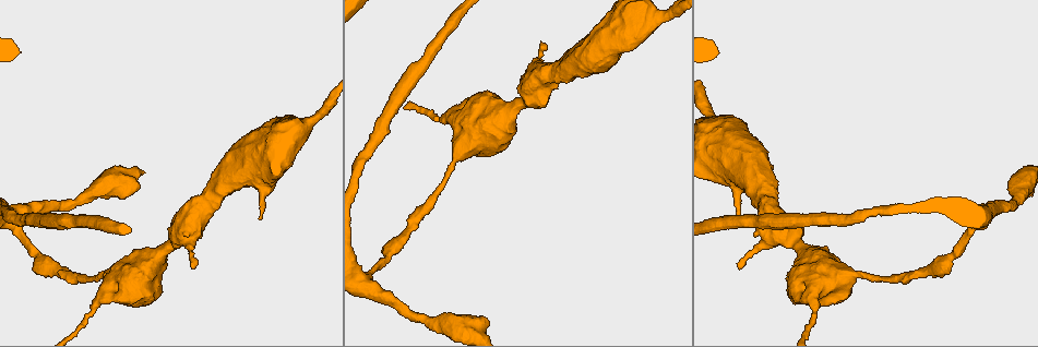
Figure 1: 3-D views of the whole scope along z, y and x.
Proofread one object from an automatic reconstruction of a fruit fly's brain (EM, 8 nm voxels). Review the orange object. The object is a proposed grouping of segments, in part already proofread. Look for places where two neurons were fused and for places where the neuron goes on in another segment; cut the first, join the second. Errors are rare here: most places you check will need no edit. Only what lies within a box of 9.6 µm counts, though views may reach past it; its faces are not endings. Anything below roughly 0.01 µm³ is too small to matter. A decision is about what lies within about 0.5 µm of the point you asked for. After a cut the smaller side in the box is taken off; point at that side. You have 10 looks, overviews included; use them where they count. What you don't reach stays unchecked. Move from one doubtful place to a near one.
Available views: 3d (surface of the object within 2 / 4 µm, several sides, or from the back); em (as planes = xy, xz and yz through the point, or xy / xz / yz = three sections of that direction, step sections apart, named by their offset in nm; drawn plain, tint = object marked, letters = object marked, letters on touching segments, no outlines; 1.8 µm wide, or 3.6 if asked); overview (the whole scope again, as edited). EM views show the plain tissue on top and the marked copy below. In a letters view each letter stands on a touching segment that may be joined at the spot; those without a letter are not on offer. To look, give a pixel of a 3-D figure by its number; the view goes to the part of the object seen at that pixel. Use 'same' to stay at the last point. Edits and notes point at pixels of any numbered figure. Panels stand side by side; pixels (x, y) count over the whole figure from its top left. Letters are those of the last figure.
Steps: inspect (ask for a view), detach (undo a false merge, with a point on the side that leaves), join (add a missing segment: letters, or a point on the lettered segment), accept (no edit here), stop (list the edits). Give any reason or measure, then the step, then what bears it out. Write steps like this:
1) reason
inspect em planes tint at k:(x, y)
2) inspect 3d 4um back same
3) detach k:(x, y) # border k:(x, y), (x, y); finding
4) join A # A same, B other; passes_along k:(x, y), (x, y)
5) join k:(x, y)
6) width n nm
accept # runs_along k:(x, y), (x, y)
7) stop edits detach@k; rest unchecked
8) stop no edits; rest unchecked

inspect 3d 2um at 1:(192, 269)

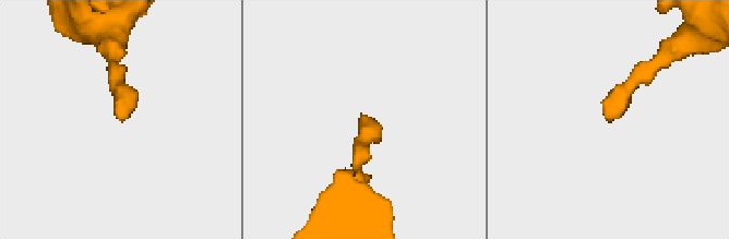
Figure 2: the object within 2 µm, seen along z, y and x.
inspect em planes letters at 2:(364, 119)

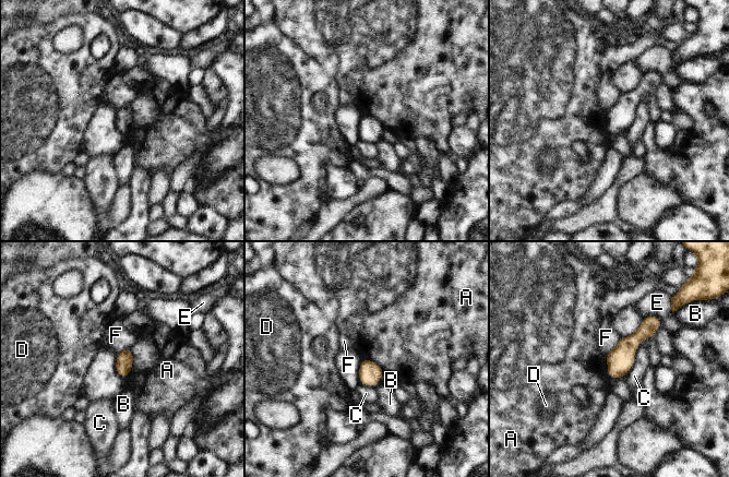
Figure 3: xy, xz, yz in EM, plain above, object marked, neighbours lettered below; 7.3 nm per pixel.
accept # A other, B other, C other, D other, E other, F other; runs_along 3:(654, 318), (624, 350), (613, 376); none of them fits

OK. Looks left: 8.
thick turns thin
inspect 3d 4um at 1:(95, 308)

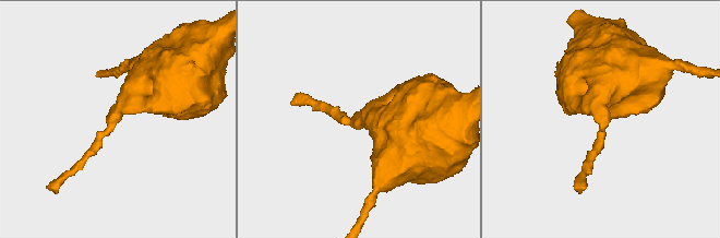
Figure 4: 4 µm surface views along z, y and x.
inspect em planes letters at 4:(599, 122)

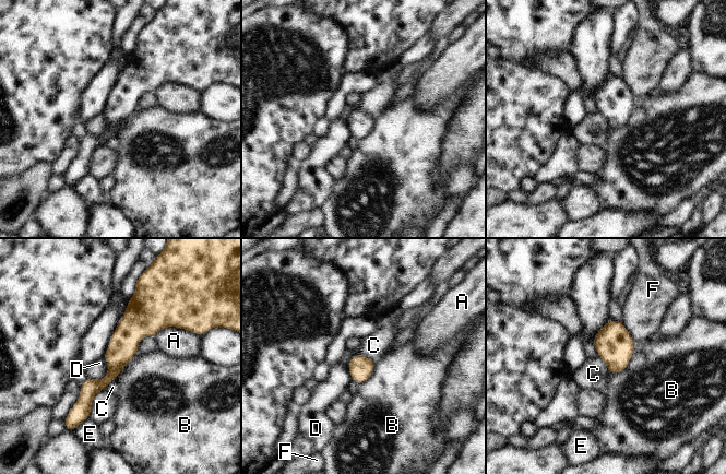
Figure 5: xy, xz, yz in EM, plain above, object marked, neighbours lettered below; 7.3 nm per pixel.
width 180 nm
accept # A other, B other, C other, D other, E other, F other; runs_along 5:(135, 297), (135, 323), (84, 415); all the same neuron

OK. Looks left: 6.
free end
inspect 3d 4um at 1:(488, 323)

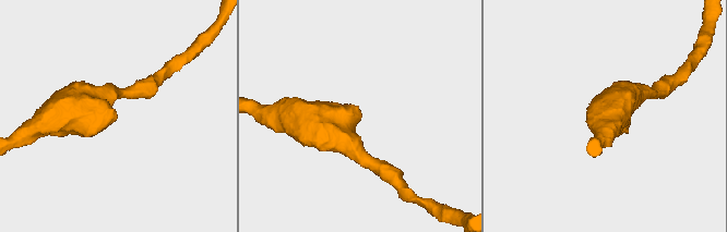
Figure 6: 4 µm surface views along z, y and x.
shape alone is not enough
inspect em 3.6um xy step 4 letters at 6:(358, 111)

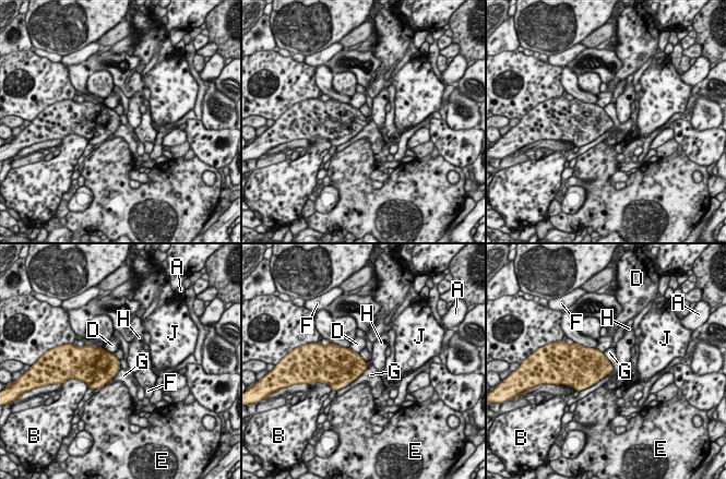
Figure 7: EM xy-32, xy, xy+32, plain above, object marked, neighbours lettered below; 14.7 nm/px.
accept # A other, B other, D other, E other, F other, G other, H other, J other; border 7:(604, 352), (611, 370), (580, 391); no lettered segment goes on from it

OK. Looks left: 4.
sudden change in width
inspect em 3.6um planes letters at 1:(715, 163)

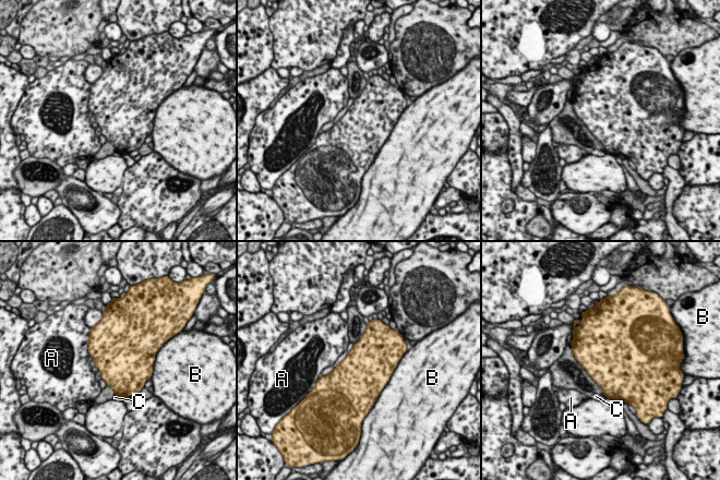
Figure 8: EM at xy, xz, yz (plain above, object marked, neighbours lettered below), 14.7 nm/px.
width 750 nm
accept # A other, B other, C other; all the same neuron

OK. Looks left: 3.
stop no edits; rest unchecked

